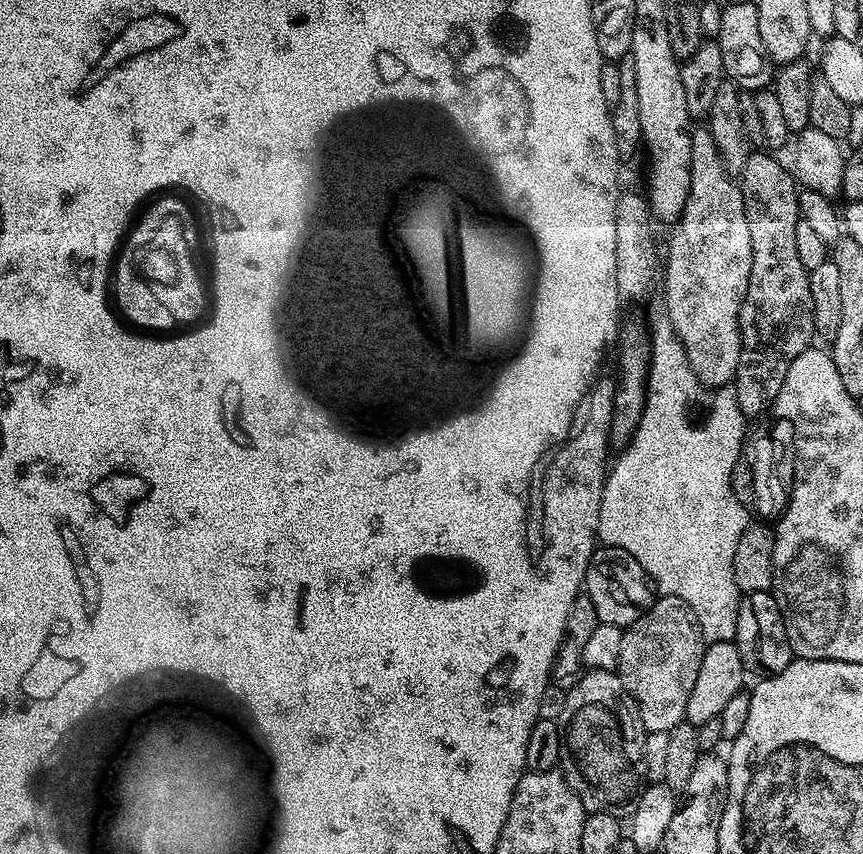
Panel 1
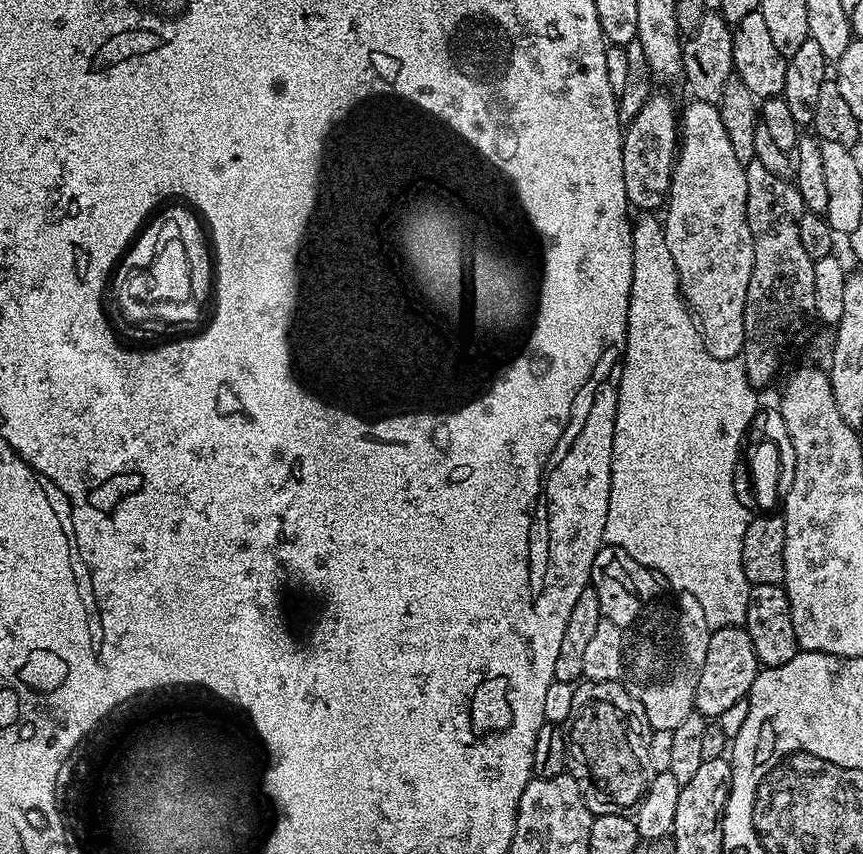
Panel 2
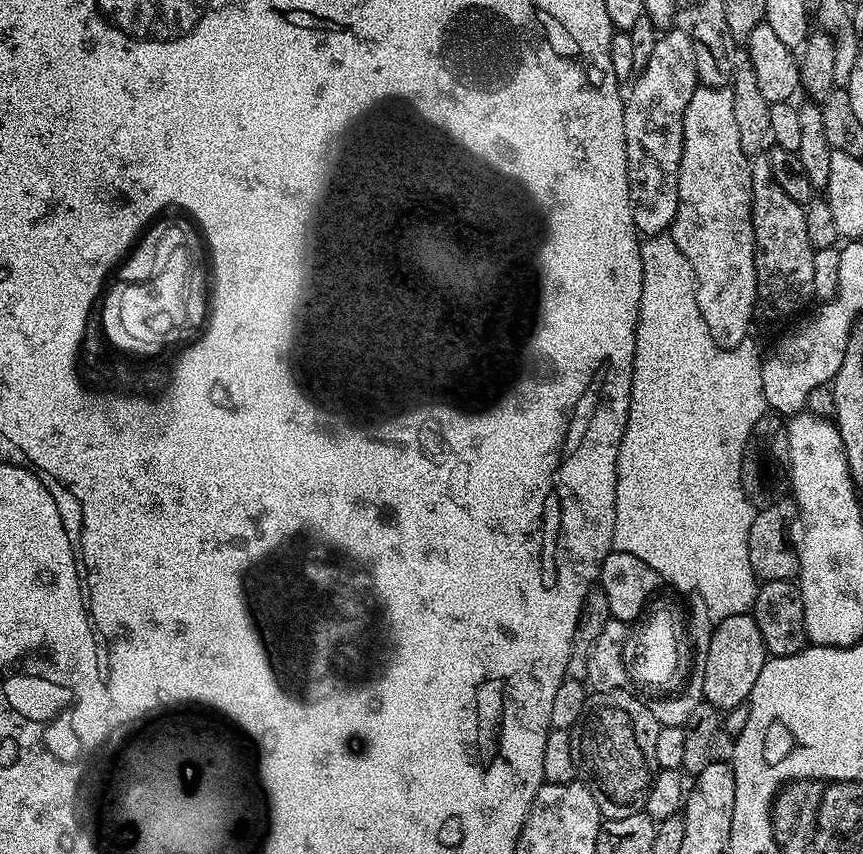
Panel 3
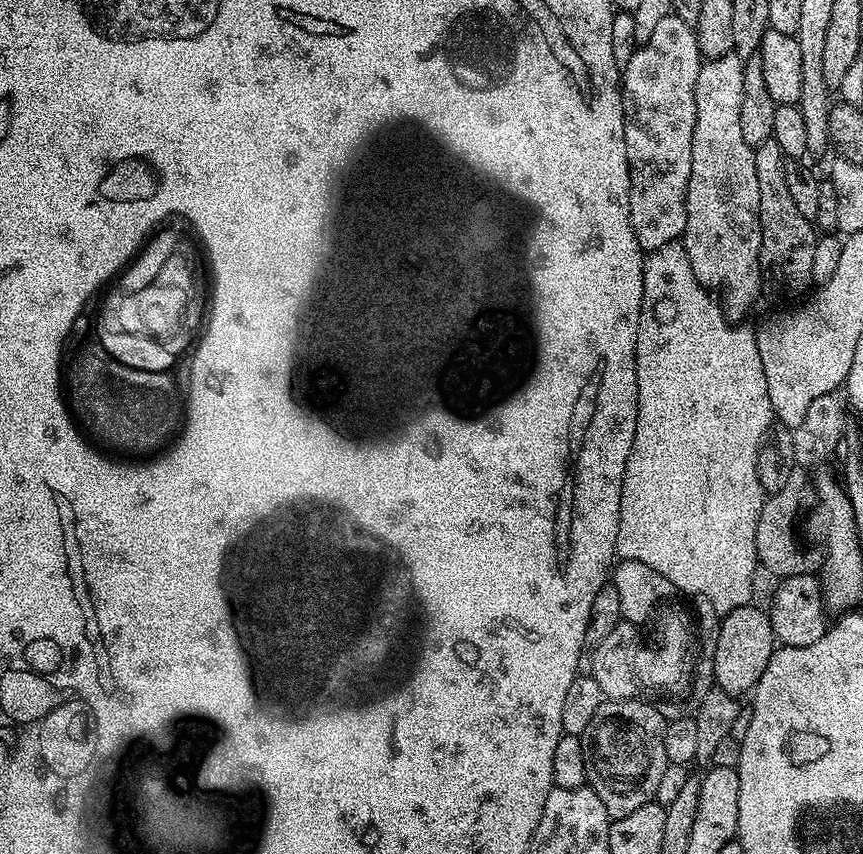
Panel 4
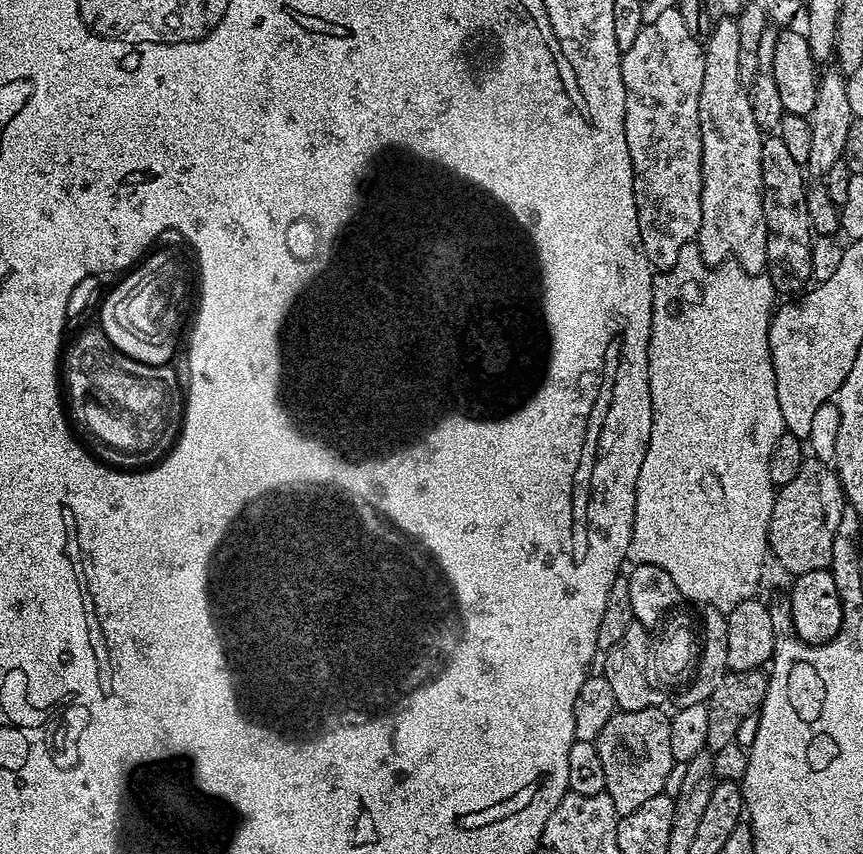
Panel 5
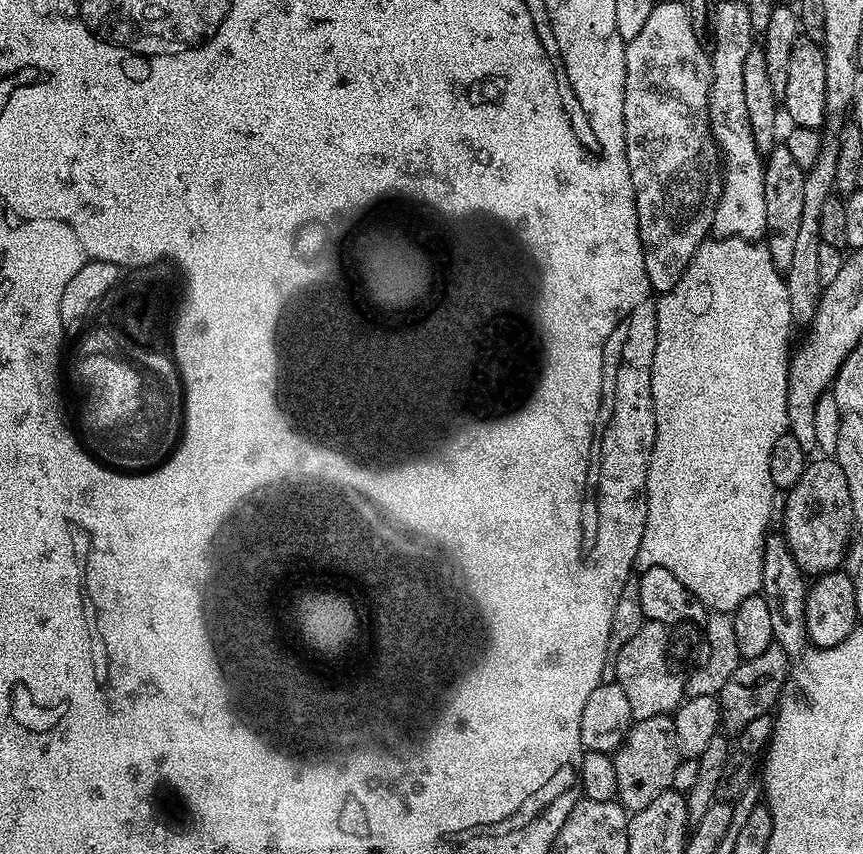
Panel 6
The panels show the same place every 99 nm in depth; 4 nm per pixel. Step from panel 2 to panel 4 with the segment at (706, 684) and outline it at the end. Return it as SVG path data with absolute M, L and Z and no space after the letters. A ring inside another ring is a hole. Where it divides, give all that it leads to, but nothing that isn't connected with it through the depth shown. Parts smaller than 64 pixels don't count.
M755 603L743 604L734 610L723 613L718 630L718 642L714 646L715 687L726 694L740 698L755 689L758 678L762 678L762 670L766 670L766 662L774 654L774 637L767 611L756 608Z

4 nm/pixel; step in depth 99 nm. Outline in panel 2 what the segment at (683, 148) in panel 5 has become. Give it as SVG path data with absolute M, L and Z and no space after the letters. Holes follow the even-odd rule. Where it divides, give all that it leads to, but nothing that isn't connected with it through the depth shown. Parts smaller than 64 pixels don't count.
M653 94L623 129L622 178L626 178L626 198L636 210L656 210L668 199L672 167L678 151L678 108L668 96Z

